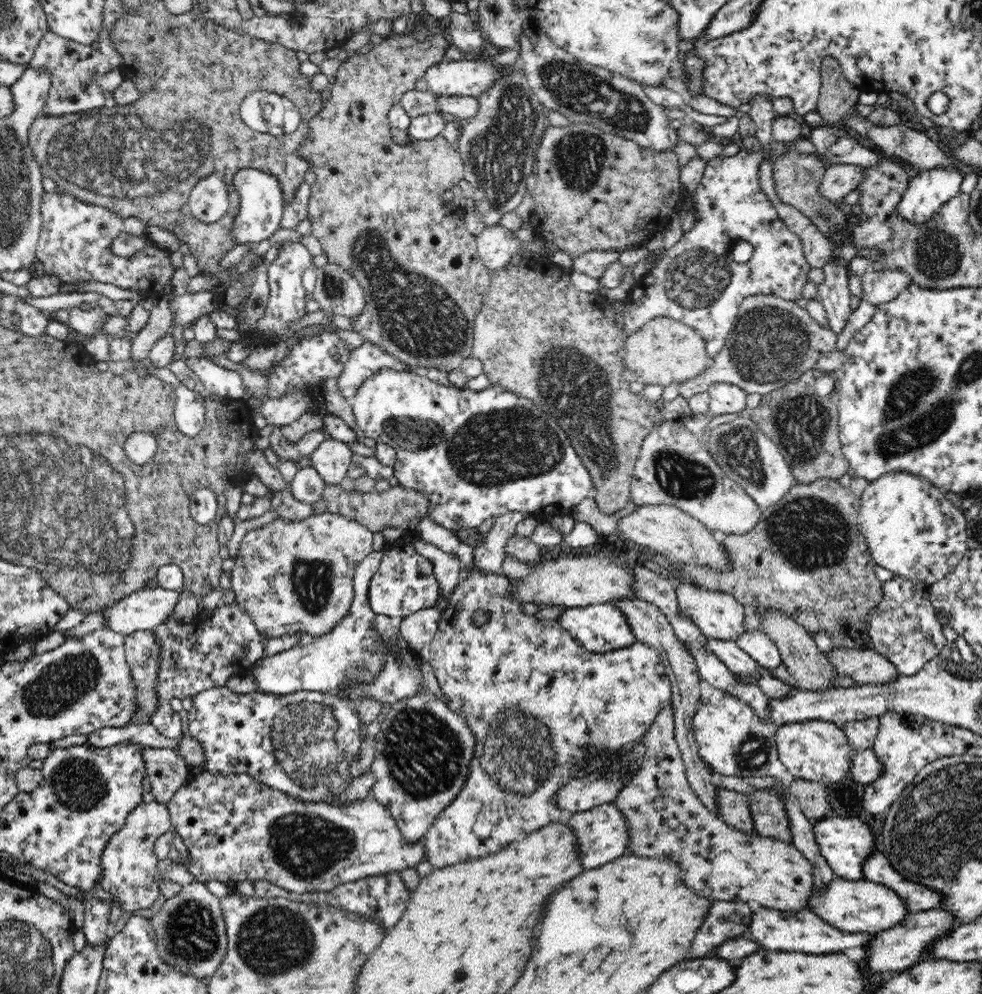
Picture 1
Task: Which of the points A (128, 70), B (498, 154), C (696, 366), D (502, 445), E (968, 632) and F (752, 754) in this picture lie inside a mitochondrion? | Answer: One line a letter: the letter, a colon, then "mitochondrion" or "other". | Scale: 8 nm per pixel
A: other
B: mitochondrion
C: other
D: mitochondrion
E: other
F: mitochondrion

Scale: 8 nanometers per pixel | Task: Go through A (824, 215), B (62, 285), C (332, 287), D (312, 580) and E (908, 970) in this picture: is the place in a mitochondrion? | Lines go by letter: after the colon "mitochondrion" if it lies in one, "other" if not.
A: mitochondrion
B: other
C: mitochondrion
D: mitochondrion
E: other

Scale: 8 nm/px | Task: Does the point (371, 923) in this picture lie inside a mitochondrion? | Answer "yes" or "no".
no

